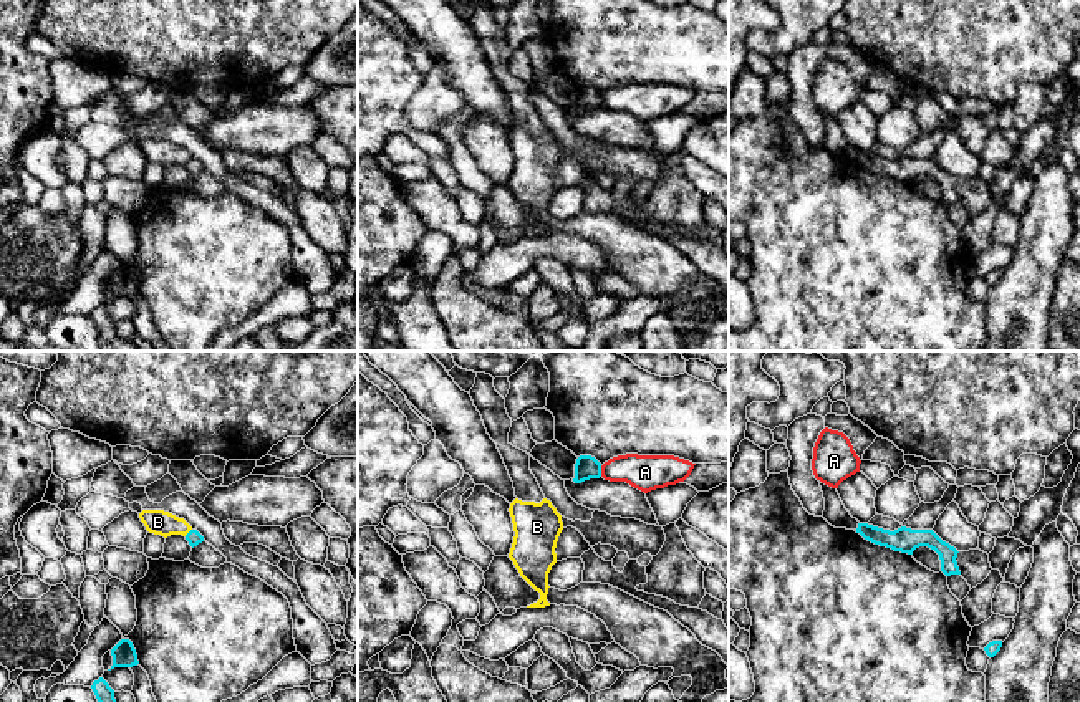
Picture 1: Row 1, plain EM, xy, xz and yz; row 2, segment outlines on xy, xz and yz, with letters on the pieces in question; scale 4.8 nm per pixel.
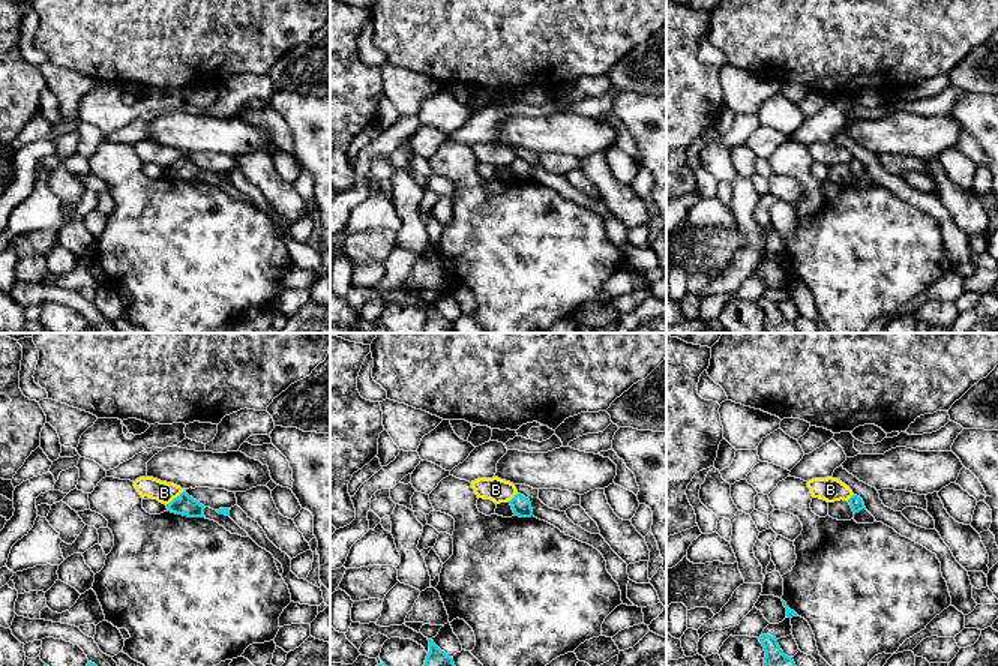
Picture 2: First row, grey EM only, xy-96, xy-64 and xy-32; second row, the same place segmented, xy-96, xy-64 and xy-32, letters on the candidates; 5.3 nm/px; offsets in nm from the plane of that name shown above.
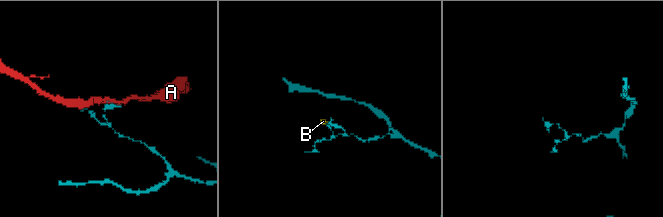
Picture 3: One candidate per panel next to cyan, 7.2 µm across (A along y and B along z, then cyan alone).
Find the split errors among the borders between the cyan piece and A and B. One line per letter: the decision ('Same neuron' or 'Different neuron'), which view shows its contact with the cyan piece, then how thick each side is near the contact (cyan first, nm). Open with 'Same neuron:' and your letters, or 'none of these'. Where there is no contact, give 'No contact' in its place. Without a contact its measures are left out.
Same neuron: none of these
A: Different neuron. Touches cyan in xz. Thickness 120 nm (cyan) against 180 nm
B: Different neuron. Touches cyan in xy. Thickness 70 nm (cyan) against 120 nm

